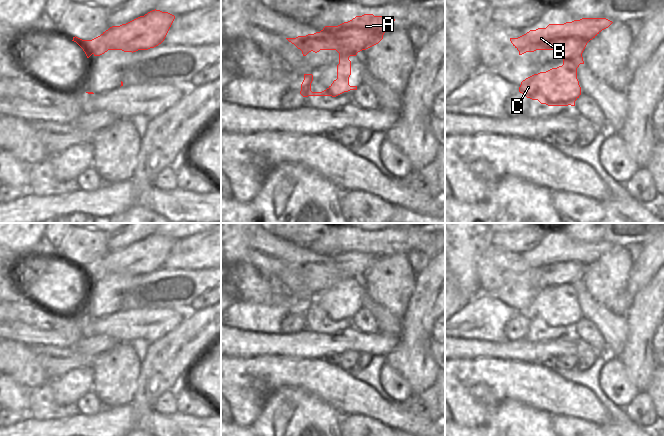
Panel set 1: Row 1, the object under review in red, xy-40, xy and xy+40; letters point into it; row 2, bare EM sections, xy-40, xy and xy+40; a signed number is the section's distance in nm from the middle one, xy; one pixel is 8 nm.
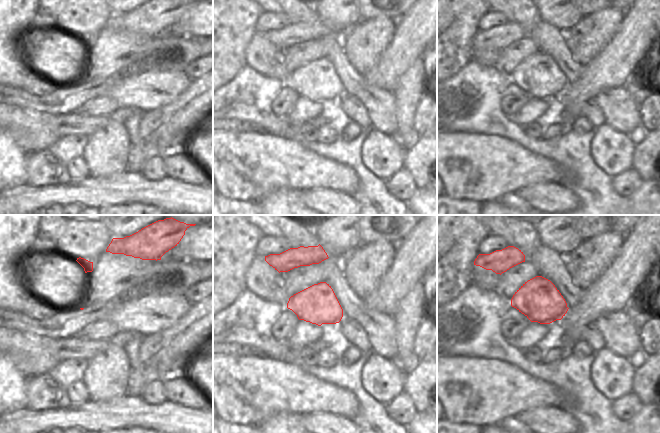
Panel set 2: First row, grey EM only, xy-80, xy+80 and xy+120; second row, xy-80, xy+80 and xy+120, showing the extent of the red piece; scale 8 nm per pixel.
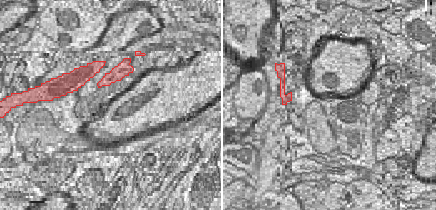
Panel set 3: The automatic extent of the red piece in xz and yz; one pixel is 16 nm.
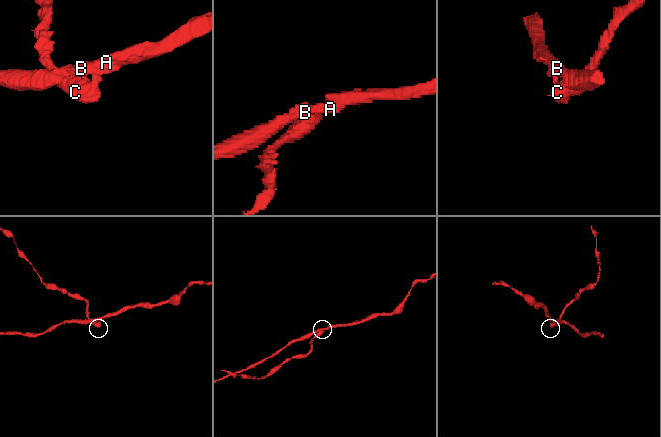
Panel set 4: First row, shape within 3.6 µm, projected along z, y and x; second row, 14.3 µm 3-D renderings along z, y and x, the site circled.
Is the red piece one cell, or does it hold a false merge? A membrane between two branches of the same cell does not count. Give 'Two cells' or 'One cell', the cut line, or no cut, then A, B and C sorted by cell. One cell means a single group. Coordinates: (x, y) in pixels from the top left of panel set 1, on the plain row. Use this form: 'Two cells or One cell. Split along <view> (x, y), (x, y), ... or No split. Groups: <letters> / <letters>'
Two cells. Split along xy+40 (557, 291), (576, 292). Groups: A B / C

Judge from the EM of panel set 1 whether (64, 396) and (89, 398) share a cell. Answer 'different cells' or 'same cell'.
different cells

